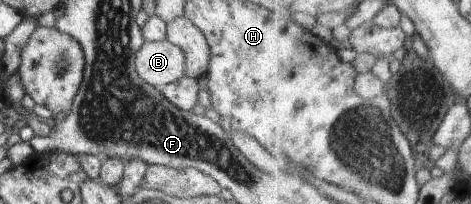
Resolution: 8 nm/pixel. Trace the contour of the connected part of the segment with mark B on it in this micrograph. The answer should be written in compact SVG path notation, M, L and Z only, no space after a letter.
M144 40L133 63L138 78L158 91L183 76L183 53L167 40Z

